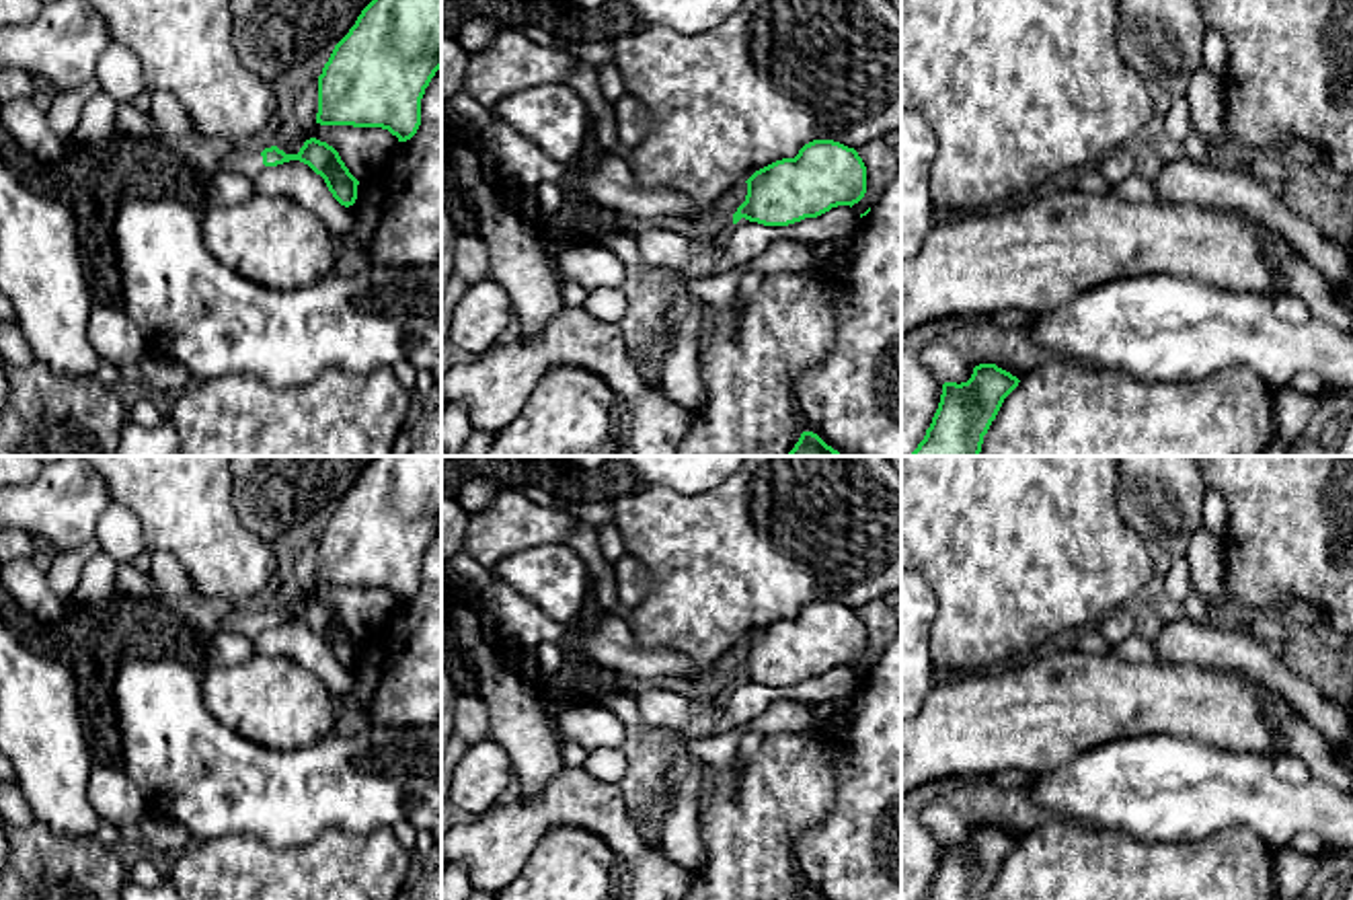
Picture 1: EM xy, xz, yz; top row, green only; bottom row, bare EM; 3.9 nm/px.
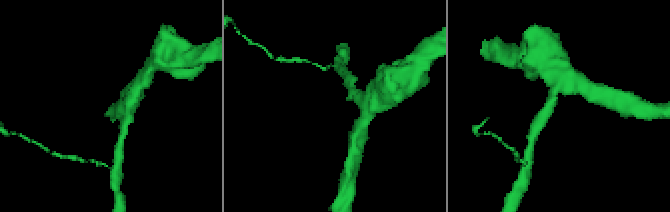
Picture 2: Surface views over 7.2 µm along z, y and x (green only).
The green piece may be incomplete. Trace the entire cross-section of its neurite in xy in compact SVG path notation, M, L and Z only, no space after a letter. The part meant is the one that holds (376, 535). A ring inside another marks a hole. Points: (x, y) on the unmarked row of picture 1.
M374 456L318 536L316 584L382 588L407 602L439 528L441 456Z

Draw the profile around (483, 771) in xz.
M482 738L460 756L450 781L450 803L480 816L499 801L509 777L509 754L497 742Z

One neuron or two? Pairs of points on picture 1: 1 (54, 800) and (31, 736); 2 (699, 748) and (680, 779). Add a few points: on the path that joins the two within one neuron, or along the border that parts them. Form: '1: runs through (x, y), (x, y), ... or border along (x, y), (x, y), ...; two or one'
1: runs through (54, 783), (48, 753); one
2: border along (678, 748), (694, 755), (705, 765); two

